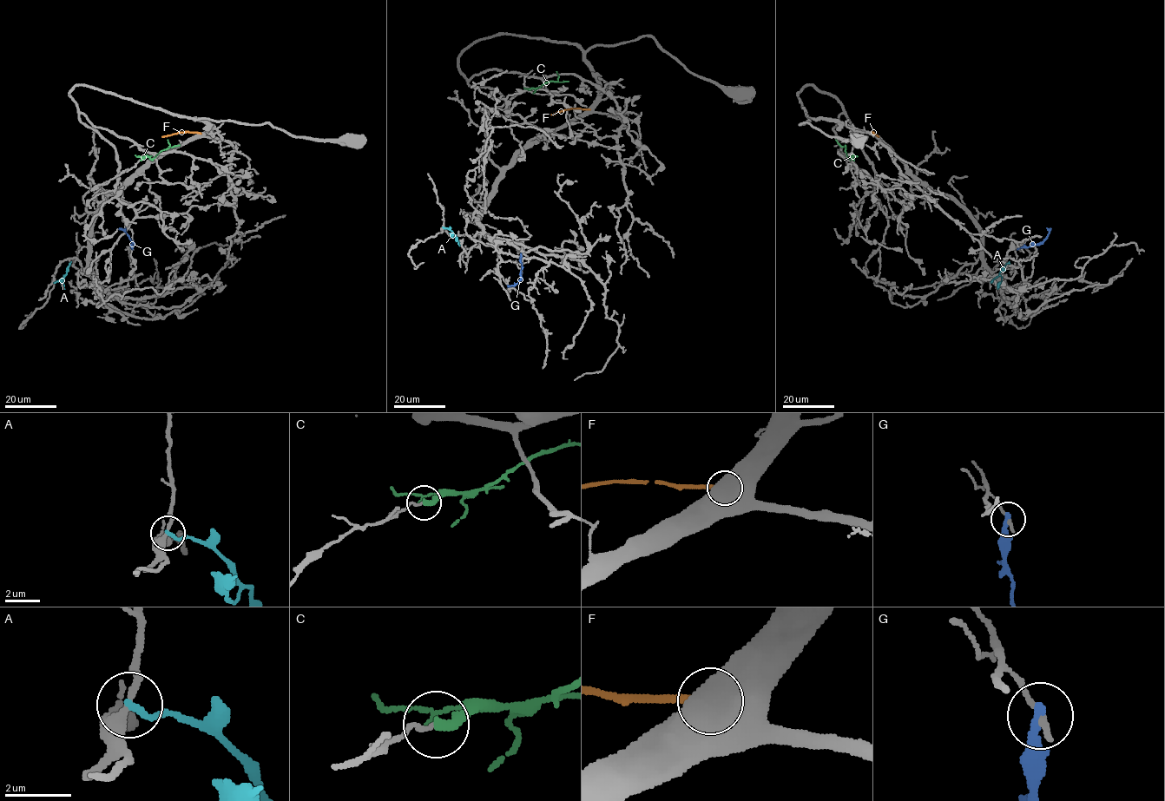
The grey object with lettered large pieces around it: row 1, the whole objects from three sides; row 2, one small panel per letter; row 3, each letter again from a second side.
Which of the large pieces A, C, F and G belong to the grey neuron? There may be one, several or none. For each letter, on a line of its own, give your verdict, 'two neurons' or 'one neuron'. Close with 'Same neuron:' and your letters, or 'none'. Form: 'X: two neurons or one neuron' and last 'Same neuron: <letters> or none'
A: two neurons
C: two neurons
F: two neurons
G: two neurons
Same neuron: none

